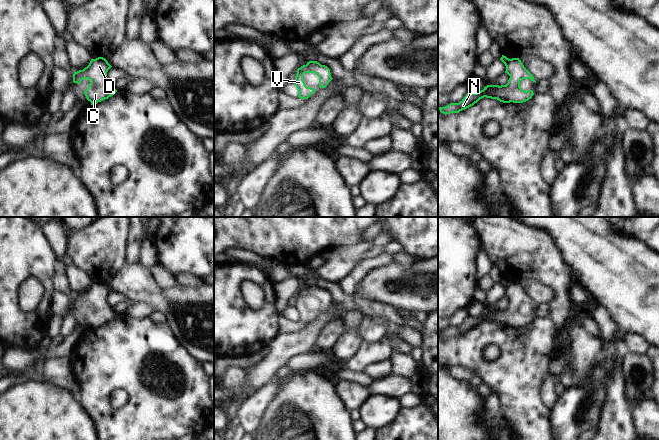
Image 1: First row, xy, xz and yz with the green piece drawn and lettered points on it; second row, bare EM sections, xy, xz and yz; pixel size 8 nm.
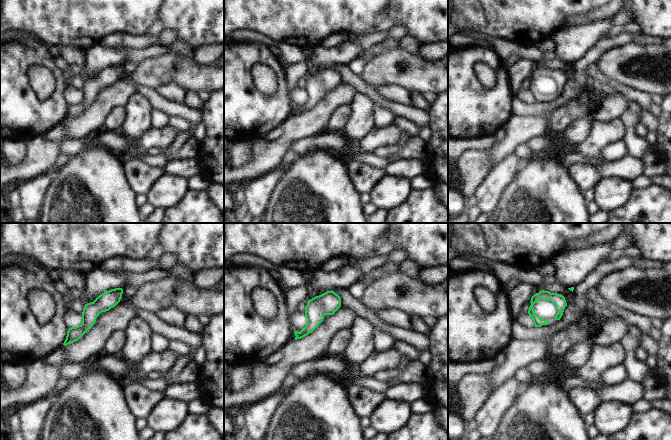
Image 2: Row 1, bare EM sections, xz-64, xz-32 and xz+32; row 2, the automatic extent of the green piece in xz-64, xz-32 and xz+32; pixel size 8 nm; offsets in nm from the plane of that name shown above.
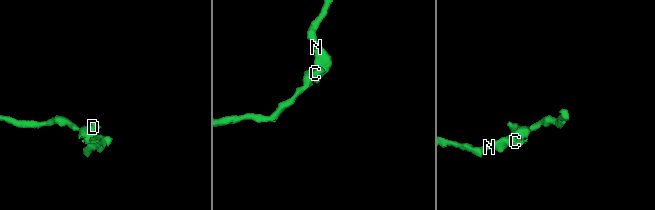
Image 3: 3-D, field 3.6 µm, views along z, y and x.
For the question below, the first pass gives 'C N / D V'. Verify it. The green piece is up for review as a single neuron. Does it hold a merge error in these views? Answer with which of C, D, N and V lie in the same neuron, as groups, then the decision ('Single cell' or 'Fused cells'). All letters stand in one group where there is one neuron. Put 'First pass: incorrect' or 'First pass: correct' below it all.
Groups: C D N V. Single cell
First pass: incorrect

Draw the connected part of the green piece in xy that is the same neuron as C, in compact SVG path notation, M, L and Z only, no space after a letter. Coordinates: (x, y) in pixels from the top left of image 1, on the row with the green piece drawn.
M103 57L91 59L89 65L83 70L74 72L73 82L80 84L83 79L90 80L88 88L84 94L91 105L96 105L109 97L113 96L117 90L113 83L106 79L107 72L112 66Z

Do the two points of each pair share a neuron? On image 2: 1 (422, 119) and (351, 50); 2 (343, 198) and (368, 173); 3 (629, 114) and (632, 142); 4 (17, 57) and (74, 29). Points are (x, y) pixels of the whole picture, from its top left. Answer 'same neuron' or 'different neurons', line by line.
1: different neurons
2: different neurons
3: same neuron
4: different neurons

